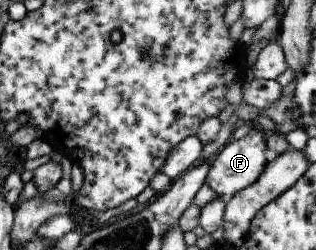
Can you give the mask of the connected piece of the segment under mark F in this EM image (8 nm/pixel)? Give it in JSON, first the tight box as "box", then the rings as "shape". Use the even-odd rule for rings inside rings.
{"box":[204,124,267,201],"shape":[[[251,124],[248,134],[240,140],[229,139],[222,149],[215,153],[208,161],[208,171],[204,183],[216,192],[218,197],[228,201],[237,191],[251,184],[263,170],[267,162],[264,157],[264,131],[255,124]]]}

